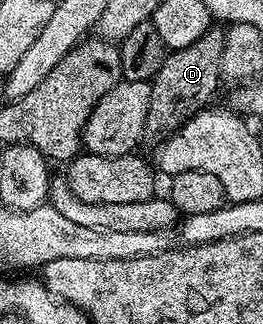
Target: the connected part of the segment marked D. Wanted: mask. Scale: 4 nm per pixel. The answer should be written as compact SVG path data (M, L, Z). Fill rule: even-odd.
M212 26L193 46L185 46L168 51L161 70L155 79L150 81L151 101L147 115L146 131L158 138L166 138L179 131L188 116L208 107L215 96L215 91L221 85L219 63L225 50L224 29Z

